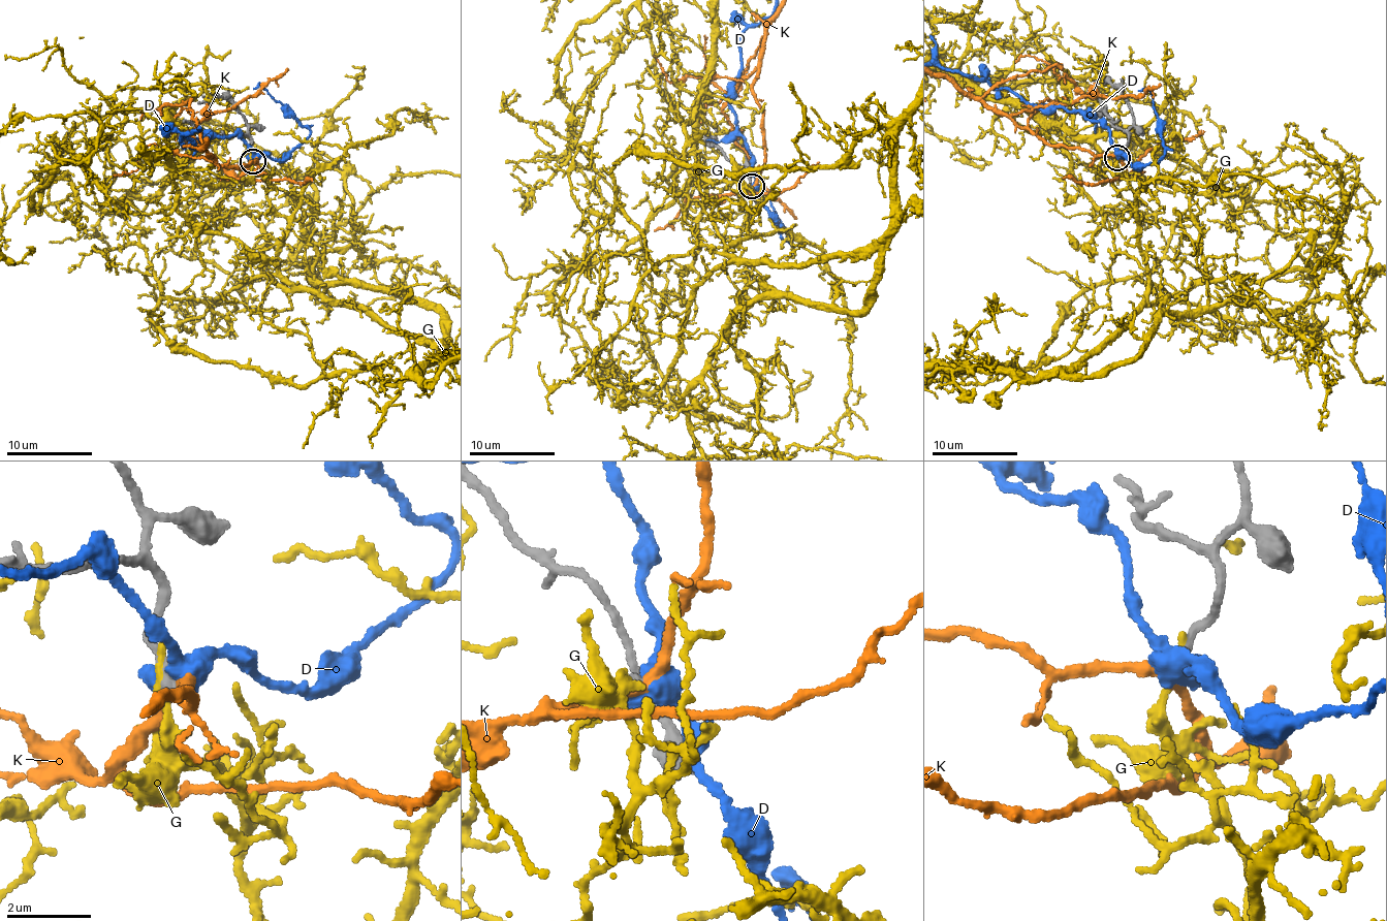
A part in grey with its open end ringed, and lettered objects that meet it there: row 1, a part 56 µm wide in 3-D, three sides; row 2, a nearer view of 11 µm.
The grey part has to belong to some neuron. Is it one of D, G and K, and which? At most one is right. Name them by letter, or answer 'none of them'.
none of them

